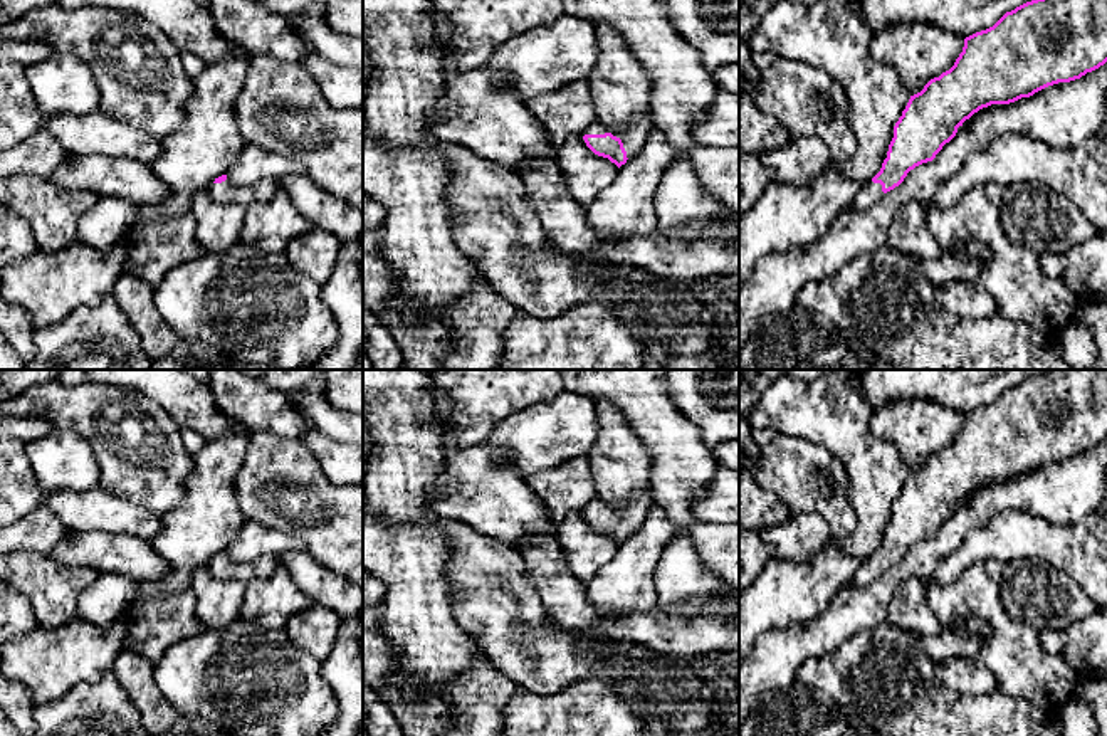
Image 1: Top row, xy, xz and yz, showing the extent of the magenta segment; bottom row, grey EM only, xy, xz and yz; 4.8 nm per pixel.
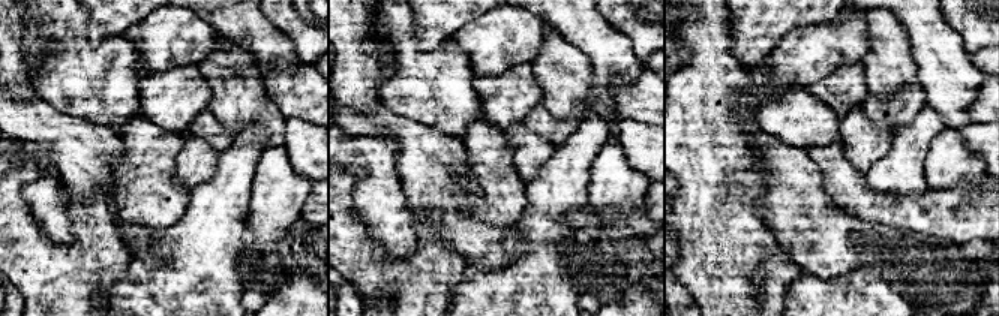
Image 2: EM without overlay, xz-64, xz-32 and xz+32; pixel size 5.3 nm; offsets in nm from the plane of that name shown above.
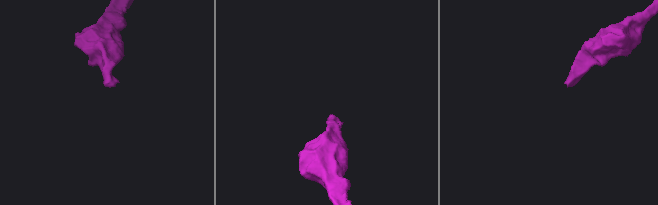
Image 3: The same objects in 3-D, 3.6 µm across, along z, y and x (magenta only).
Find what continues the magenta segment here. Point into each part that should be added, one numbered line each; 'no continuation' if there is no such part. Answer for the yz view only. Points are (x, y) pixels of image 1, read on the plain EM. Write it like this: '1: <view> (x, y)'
1: yz (869, 570)

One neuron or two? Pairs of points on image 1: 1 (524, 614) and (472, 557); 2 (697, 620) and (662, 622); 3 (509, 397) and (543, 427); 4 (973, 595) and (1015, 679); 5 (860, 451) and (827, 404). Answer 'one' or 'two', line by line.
1: one
2: one
3: two
4: one
5: one

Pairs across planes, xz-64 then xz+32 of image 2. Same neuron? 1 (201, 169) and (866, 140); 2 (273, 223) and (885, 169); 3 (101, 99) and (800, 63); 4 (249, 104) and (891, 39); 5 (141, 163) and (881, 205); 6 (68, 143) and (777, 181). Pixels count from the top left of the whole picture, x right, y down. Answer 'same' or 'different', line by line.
1: same
2: different
3: different
4: same
5: same
6: same

